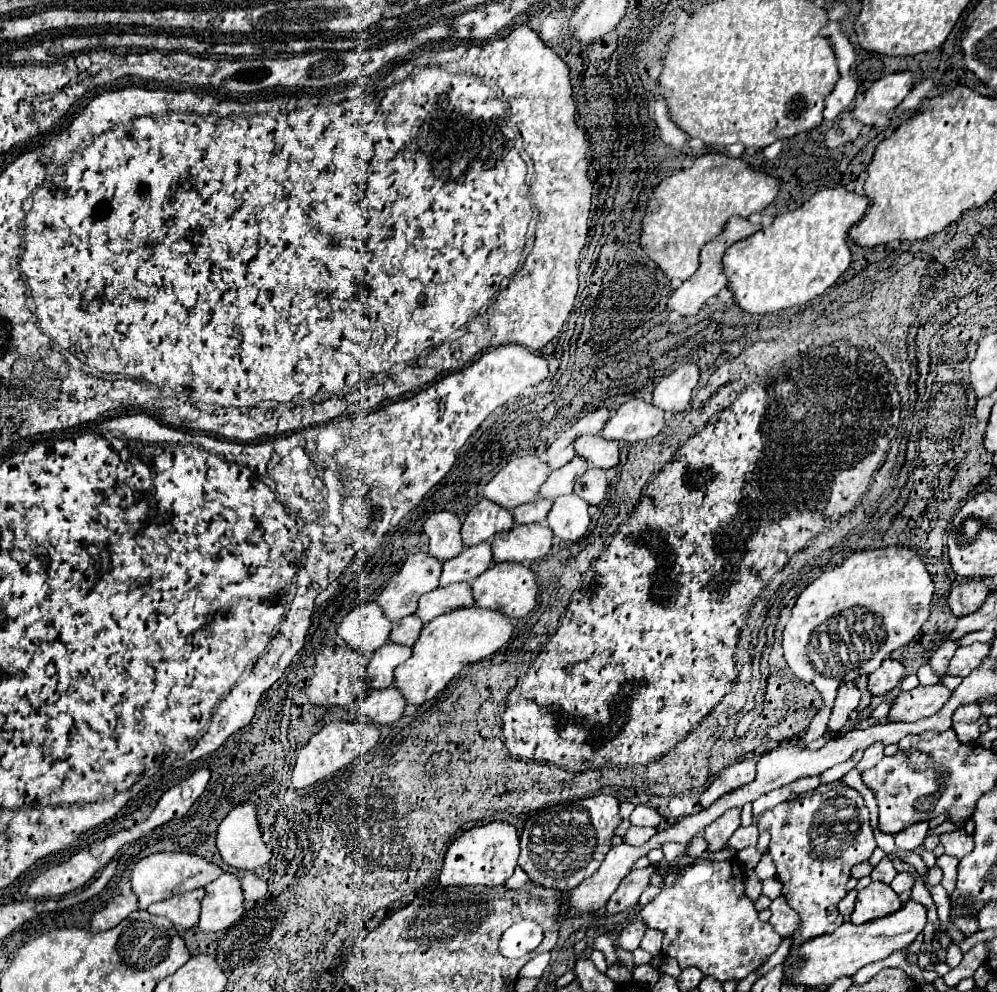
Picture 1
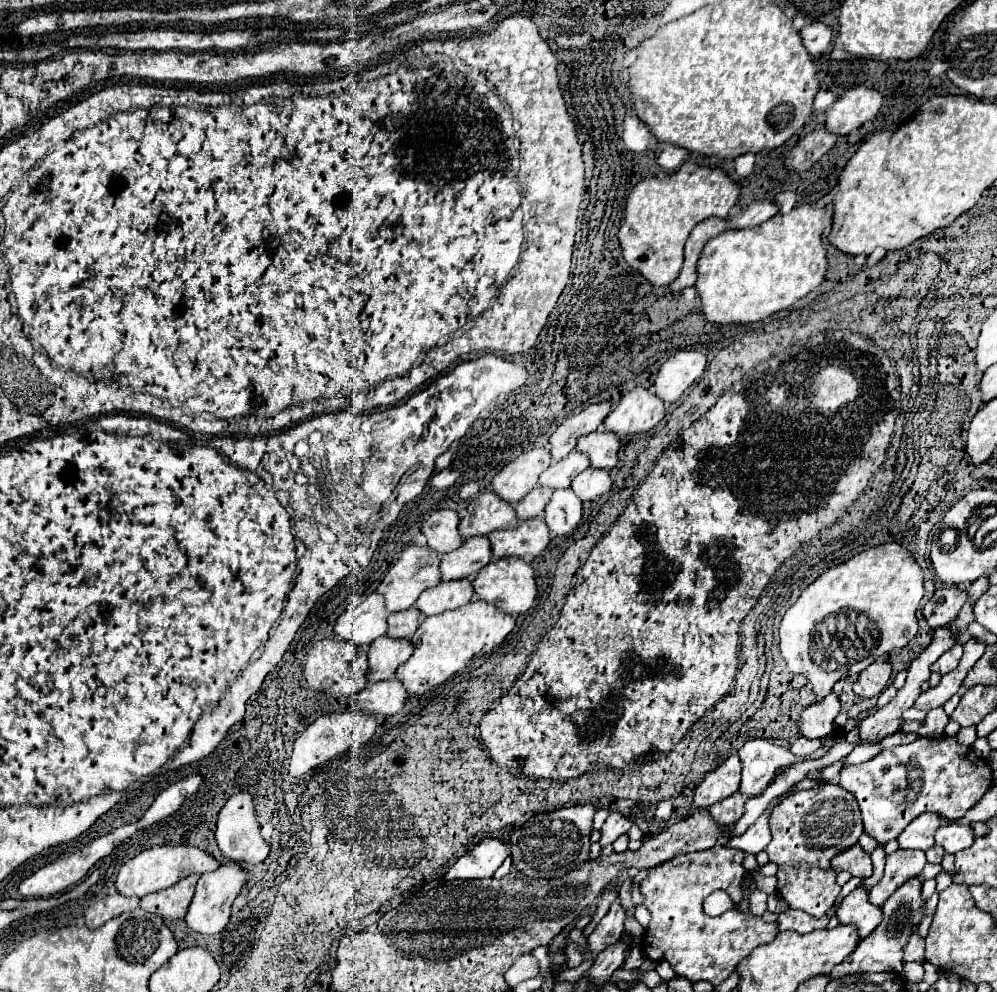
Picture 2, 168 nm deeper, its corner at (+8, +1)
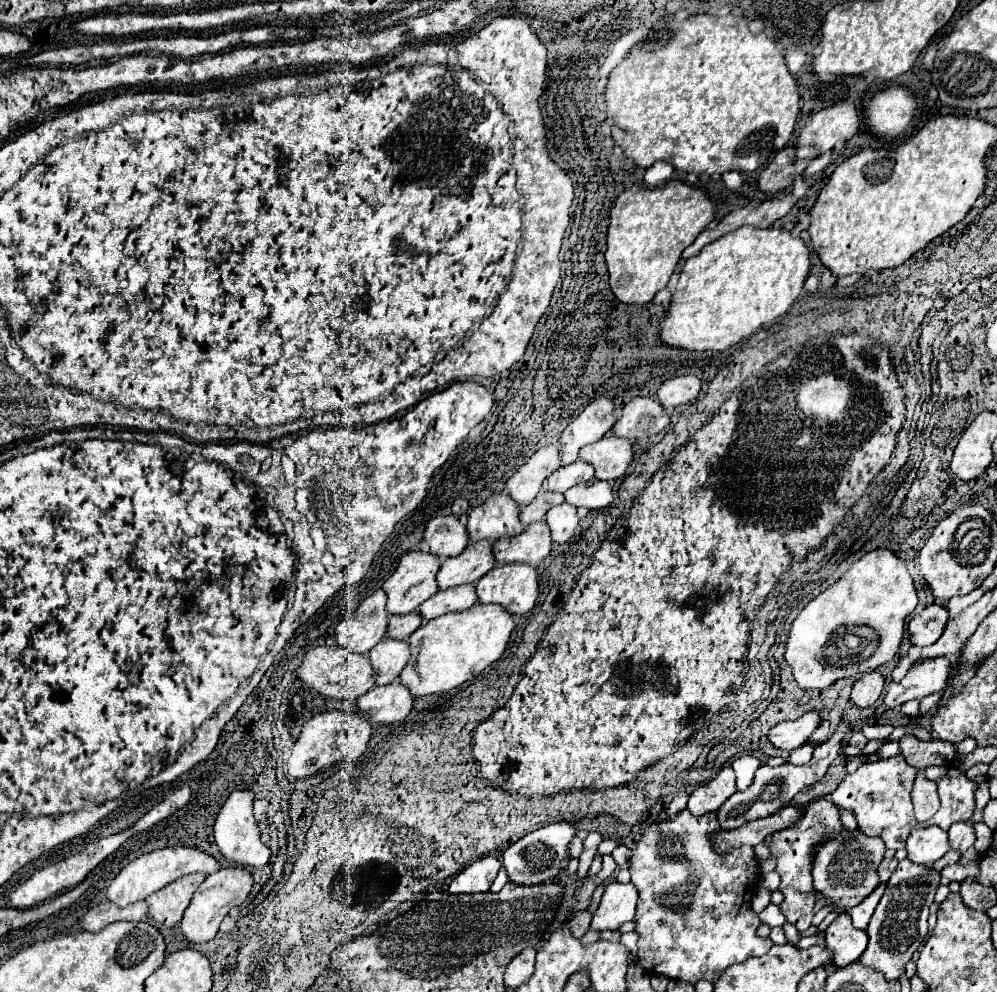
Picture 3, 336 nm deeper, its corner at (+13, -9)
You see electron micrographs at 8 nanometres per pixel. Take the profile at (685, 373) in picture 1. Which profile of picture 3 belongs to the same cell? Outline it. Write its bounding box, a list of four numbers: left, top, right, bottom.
[658,374,700,408]

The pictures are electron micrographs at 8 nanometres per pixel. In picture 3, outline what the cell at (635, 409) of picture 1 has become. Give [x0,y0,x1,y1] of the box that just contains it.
[612,398,670,440]

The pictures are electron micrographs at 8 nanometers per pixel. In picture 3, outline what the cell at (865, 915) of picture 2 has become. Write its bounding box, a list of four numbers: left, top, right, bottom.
[826,912,868,968]

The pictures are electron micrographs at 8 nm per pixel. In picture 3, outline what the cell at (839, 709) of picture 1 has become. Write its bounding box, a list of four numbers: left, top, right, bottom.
[768,712,820,750]

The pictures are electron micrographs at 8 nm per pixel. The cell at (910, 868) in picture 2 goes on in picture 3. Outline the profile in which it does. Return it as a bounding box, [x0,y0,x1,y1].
[848,882,886,928]

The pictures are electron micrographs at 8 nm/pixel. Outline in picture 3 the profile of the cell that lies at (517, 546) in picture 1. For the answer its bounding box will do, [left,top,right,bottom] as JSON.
[492,520,550,566]

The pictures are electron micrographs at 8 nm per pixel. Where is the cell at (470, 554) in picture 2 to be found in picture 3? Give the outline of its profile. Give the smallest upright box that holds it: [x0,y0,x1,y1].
[438,540,494,590]

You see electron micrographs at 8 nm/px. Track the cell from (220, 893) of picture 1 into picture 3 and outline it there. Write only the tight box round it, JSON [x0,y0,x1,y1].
[180,866,252,944]

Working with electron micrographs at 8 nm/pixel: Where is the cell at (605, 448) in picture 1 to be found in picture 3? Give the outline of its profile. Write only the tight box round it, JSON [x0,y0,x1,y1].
[578,436,632,480]

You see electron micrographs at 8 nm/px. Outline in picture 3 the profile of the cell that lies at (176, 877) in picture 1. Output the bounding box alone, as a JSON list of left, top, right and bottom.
[106,846,220,906]

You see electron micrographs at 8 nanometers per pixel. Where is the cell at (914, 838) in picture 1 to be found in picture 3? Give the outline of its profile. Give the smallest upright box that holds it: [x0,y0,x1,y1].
[906,826,950,864]

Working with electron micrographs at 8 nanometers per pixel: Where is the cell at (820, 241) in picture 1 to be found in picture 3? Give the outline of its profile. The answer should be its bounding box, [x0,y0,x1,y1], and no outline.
[660,226,810,350]

